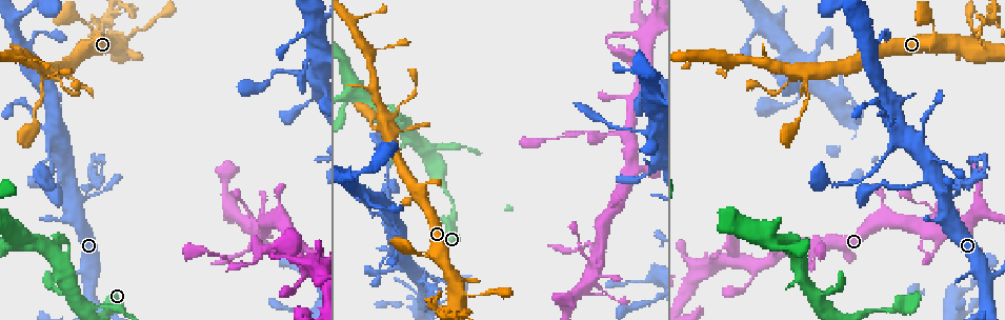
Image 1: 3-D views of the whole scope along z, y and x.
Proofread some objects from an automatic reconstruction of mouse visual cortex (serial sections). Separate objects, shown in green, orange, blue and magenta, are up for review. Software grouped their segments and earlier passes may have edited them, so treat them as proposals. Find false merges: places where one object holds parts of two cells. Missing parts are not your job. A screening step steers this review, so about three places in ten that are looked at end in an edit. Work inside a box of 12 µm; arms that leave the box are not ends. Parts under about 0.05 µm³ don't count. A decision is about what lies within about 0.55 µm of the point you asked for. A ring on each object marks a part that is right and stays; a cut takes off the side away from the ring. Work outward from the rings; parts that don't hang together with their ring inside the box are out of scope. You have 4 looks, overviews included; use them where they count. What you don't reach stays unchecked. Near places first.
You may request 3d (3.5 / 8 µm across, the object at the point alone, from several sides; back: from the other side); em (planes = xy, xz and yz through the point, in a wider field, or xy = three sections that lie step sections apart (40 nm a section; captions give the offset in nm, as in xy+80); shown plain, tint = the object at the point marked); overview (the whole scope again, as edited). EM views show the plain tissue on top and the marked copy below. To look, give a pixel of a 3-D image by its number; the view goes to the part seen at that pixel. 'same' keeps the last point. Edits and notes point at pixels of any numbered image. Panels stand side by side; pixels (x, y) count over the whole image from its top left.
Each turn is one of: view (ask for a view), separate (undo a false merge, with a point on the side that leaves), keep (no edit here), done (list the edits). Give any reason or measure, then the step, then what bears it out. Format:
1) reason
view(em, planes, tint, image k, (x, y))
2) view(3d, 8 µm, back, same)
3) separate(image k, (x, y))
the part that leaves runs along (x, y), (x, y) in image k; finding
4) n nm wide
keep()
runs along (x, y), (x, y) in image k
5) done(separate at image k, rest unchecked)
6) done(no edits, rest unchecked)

view(3d, 3.5 µm, image 1, (891, 122))

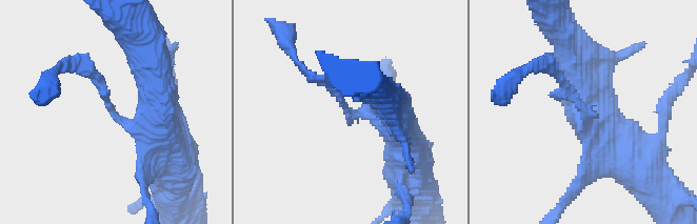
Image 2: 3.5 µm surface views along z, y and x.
arms of 150, 450 nm
view(em, xy, step 2, tint, image 2, (344, 110))

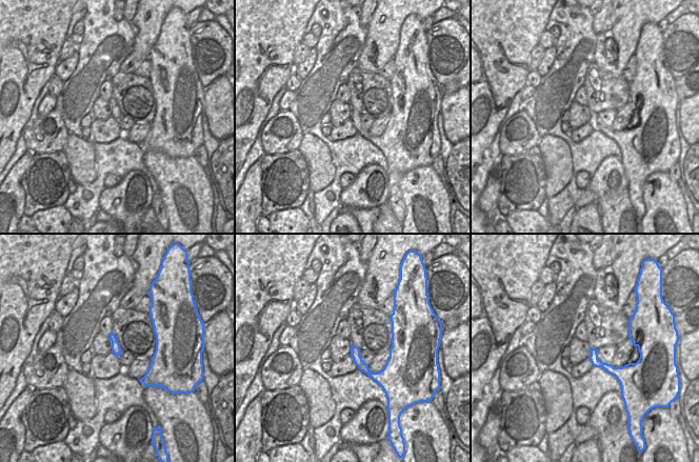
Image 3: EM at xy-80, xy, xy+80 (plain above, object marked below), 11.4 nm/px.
separate(image 2, (558, 97))
a second cell is stuck on

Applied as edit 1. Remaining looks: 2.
view(overview)

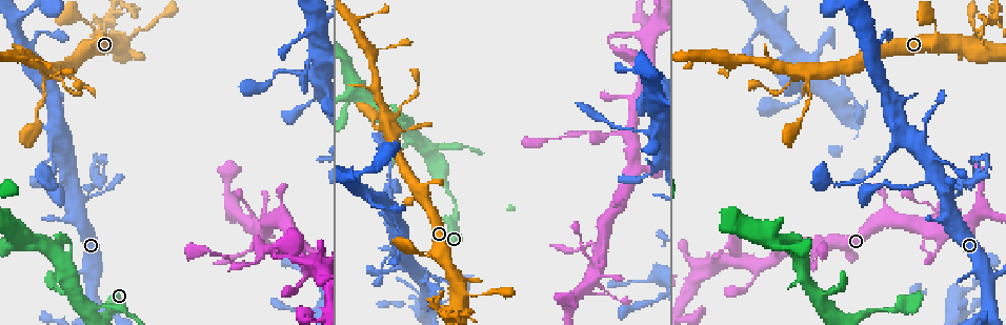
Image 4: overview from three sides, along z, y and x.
a narrow waist
view(3d, 3.5 µm, image 4, (145, 31))

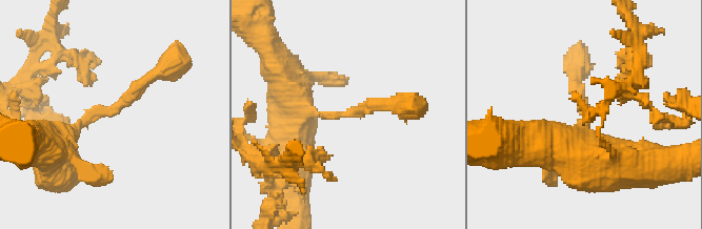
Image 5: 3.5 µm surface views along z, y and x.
arms of 200, 400 nm
keep()
runs along (53, 149), (163, 71) in image 5; all the same cell

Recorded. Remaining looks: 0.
done(separate at image 2, rest unchecked)

